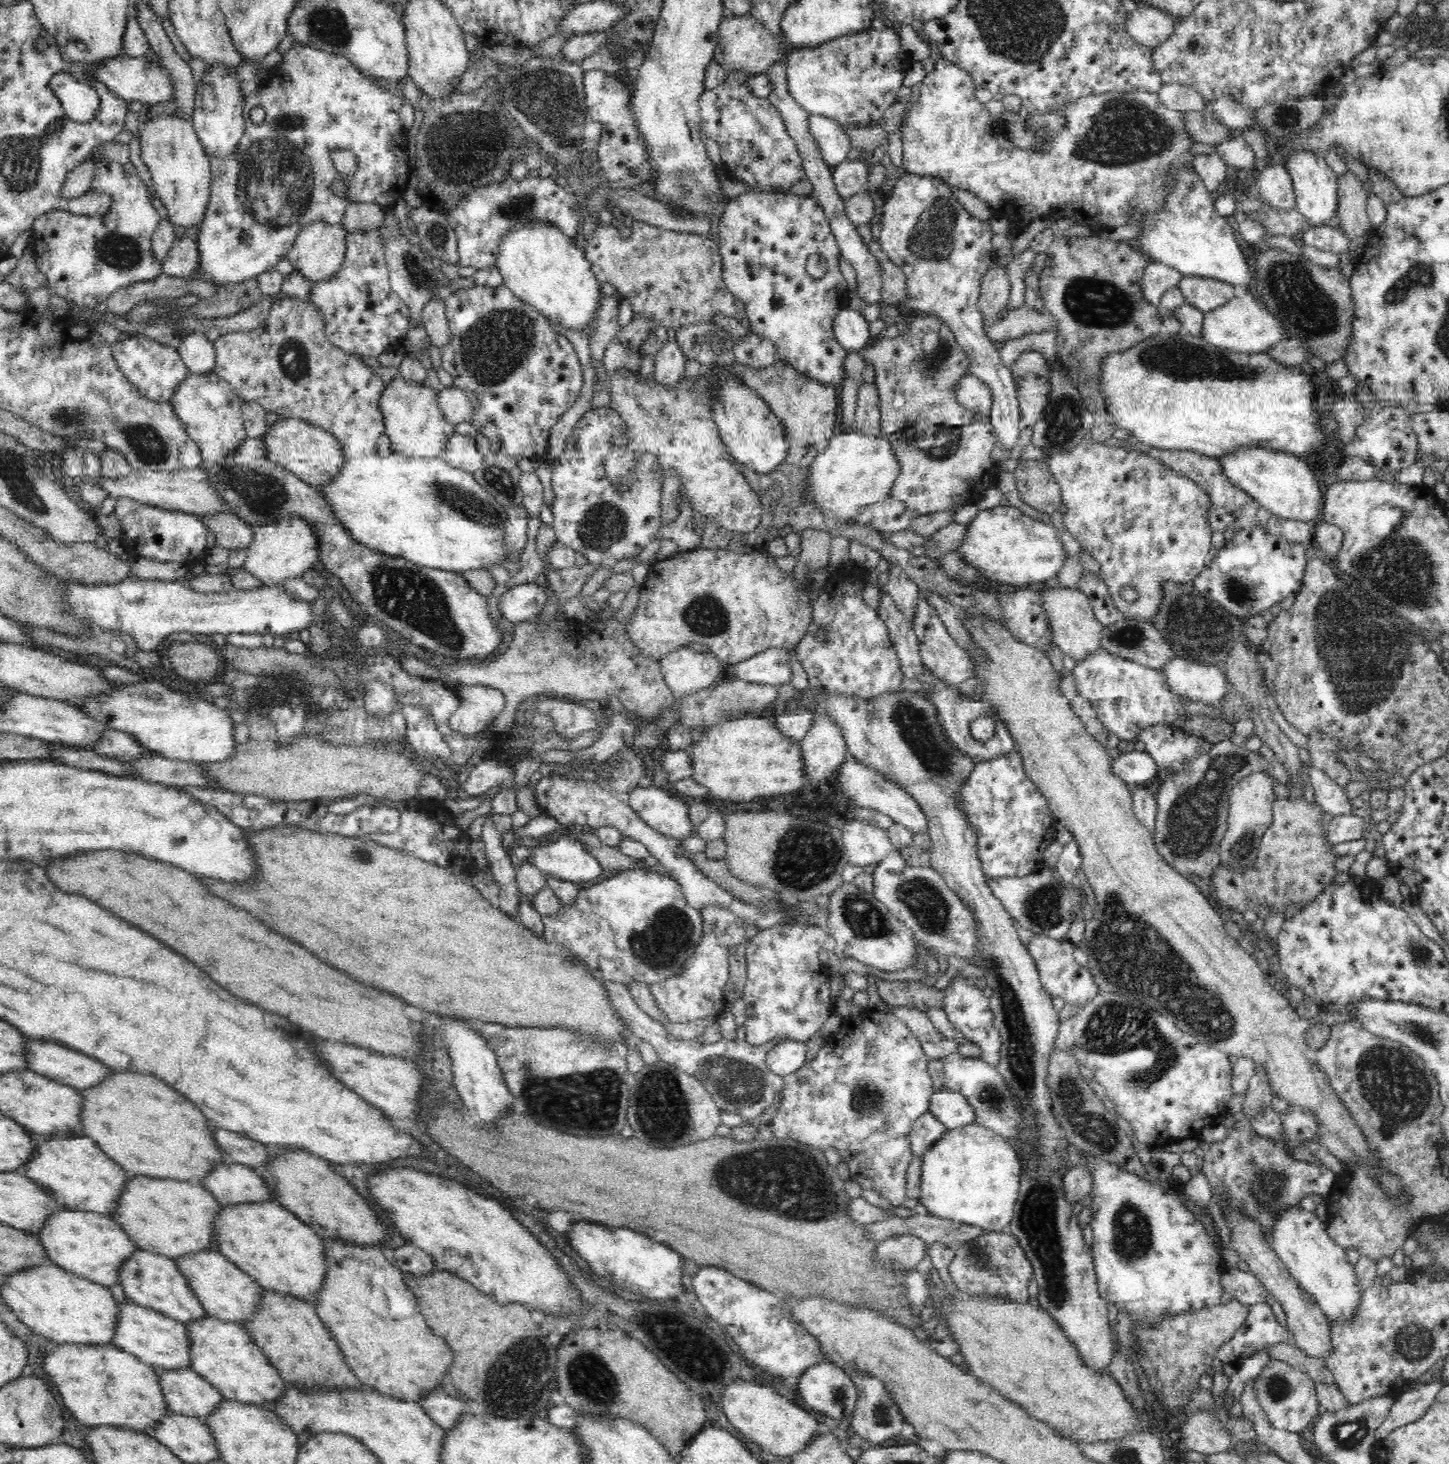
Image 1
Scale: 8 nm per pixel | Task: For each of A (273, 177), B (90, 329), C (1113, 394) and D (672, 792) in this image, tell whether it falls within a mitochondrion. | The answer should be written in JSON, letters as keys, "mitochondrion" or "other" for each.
{"A":"mitochondrion","B":"other","C":"other","D":"other"}

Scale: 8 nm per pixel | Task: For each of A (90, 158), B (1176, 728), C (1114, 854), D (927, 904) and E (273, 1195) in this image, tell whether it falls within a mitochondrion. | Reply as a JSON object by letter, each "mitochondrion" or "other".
{"A":"other","B":"other","C":"other","D":"mitochondrion","E":"other"}

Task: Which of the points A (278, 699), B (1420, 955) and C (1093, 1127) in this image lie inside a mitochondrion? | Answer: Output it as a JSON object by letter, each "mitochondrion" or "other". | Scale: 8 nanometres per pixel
{"A":"mitochondrion","B":"mitochondrion","C":"mitochondrion"}

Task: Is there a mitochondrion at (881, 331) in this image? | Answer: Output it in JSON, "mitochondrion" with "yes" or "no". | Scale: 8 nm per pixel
{"mitochondrion":"no"}

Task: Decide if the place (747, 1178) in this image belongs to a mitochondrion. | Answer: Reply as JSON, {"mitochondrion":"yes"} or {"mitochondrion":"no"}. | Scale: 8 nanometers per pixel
{"mitochondrion":"yes"}

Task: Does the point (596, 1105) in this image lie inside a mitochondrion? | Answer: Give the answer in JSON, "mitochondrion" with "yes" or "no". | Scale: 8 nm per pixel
{"mitochondrion":"yes"}

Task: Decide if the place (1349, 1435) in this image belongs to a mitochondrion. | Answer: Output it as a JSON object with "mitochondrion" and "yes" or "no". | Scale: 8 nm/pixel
{"mitochondrion":"yes"}

